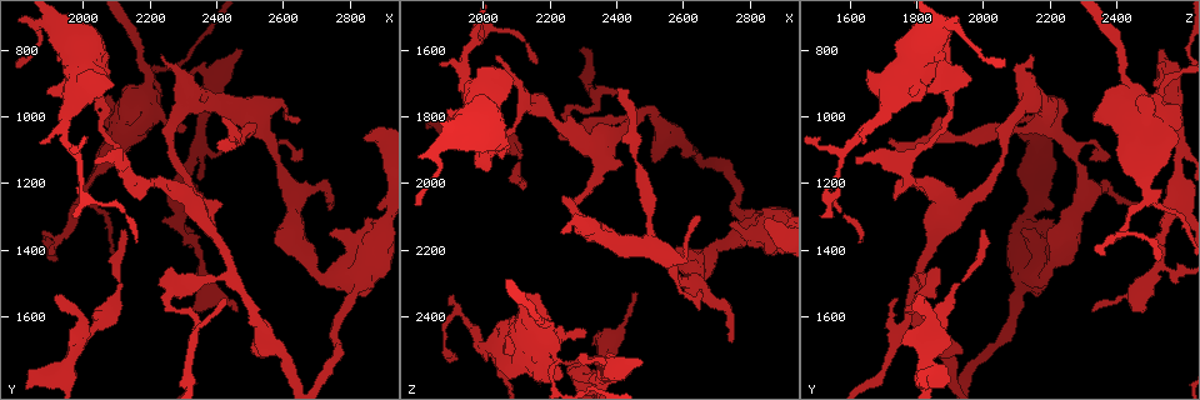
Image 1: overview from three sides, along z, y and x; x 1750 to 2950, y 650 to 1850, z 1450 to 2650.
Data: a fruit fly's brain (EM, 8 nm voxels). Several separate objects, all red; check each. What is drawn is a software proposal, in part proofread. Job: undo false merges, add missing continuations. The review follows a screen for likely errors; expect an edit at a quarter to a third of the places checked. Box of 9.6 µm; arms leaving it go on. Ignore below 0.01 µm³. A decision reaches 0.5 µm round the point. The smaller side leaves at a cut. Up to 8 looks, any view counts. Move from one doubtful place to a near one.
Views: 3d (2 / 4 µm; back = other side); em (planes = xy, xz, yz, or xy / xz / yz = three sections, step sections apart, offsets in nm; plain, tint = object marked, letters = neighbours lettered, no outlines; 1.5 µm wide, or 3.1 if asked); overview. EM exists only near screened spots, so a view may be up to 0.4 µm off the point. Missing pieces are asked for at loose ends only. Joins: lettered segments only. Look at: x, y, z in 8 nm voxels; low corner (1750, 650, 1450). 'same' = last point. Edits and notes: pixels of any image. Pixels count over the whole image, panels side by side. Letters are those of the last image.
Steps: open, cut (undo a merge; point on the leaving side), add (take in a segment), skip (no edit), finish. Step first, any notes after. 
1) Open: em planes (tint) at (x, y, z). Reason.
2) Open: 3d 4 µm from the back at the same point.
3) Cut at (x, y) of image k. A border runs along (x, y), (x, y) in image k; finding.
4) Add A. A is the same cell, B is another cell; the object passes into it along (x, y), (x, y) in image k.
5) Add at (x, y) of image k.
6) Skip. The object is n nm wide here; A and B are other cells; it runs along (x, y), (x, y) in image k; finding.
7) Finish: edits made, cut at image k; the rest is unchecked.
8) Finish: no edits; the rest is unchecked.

Open: 3d 4 µm at (2360, 1440, 2530). Sudden change in width.

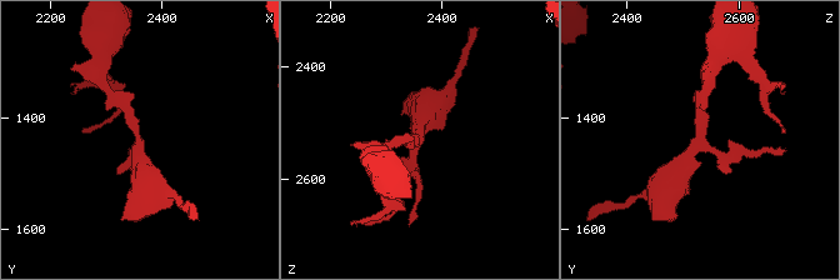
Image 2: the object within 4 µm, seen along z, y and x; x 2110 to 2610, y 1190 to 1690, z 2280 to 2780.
Open: em xy step 8 (tint) at (2350, 1440, 2535). 3 arms meet here.

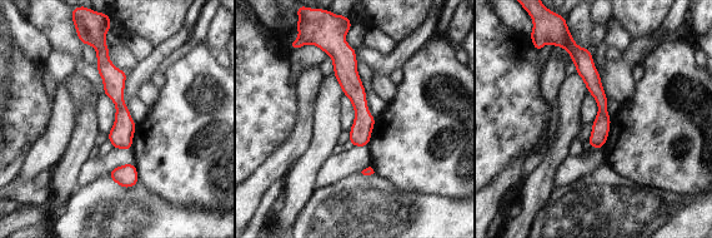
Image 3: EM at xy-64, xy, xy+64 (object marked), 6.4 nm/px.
Open: em xz step 4 (letters) at the same point.

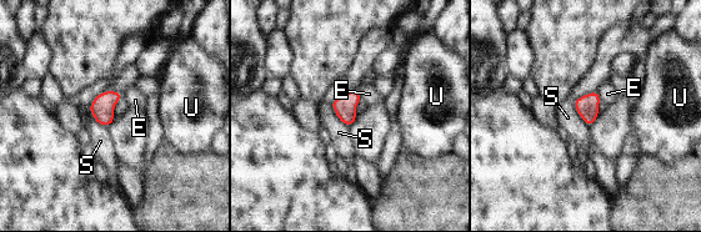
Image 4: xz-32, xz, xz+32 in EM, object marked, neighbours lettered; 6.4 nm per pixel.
Skip. E, S and U are other cells; one neuron here.

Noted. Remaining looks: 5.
Open: 3d 4 µm at (2460, 800, 2540). Free end.

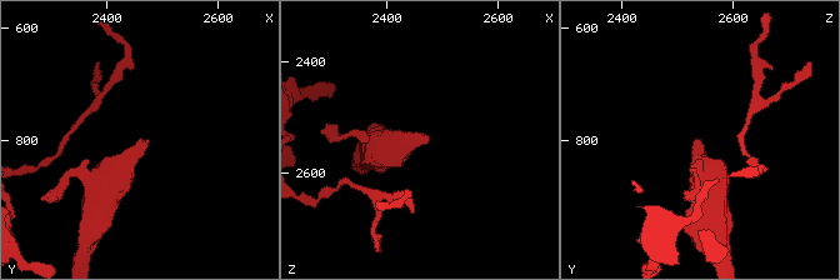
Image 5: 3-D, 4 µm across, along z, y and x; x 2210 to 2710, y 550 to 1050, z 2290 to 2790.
Open: em planes (letters) at (2455, 800, 2535).

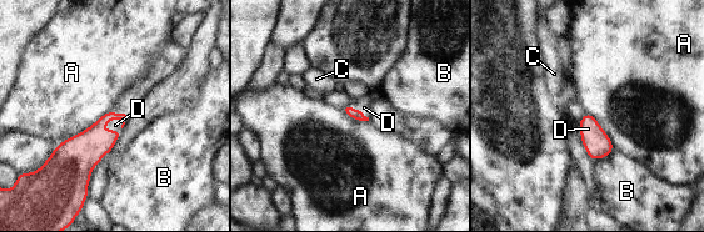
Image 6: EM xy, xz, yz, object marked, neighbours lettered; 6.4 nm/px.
Add D. D is the same cell, A, B and C are other cells; the object passes into it along (86, 149), (111, 119), (115, 125) in image 6; it goes on there.

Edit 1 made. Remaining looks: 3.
Open: overview. Redraw.

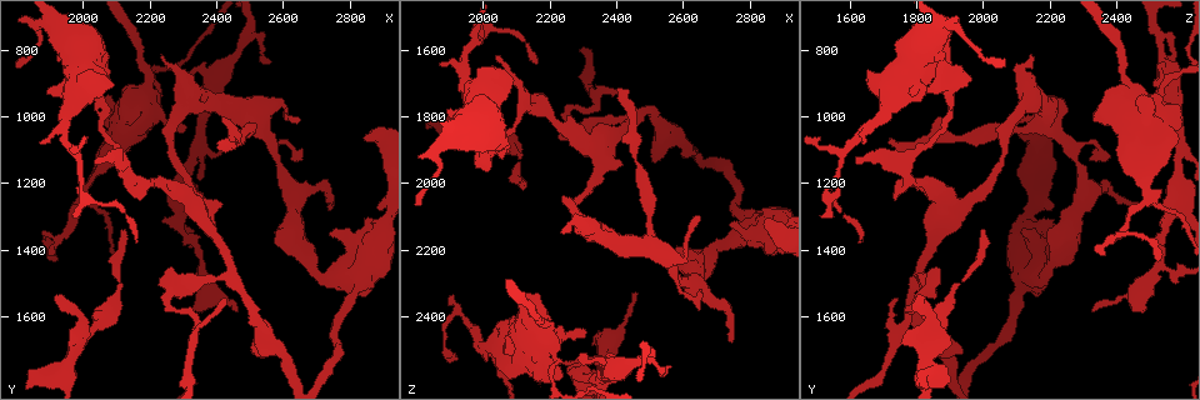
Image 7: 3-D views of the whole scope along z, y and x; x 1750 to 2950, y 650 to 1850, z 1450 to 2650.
Open: 3d 2 µm at (2740, 1280, 2470). An open end.

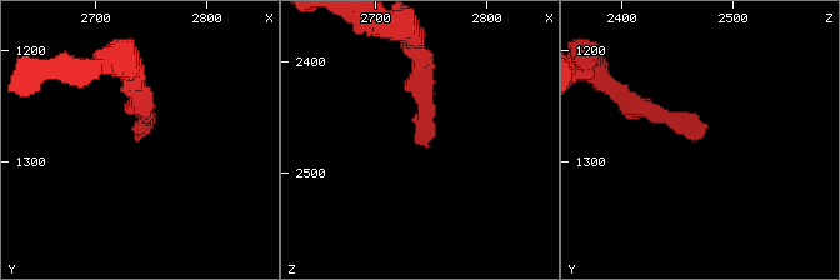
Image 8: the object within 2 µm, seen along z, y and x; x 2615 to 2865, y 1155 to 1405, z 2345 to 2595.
Open: em planes (letters) at (2738, 1278, 2474).

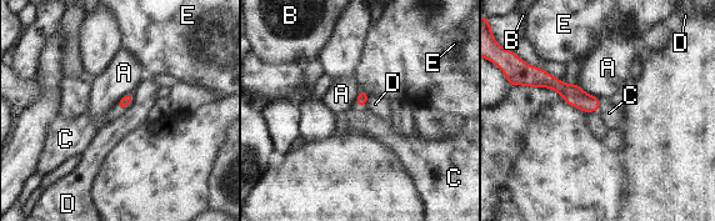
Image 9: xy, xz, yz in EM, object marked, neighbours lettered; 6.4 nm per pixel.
Add C. The longest contact is with A, 200 nm; C is the same cell, A, B, D and E are other cells; the object passes into it along (574, 95), (599, 106), (609, 112) in image 9; the neuron continues.

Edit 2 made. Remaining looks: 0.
Finish: edits made, add at image 6, add at image 9; the rest is unchecked.

